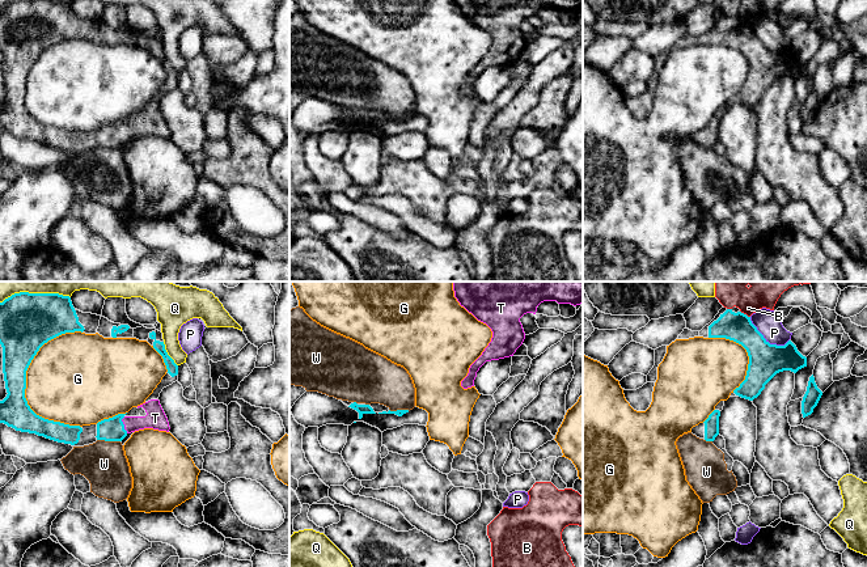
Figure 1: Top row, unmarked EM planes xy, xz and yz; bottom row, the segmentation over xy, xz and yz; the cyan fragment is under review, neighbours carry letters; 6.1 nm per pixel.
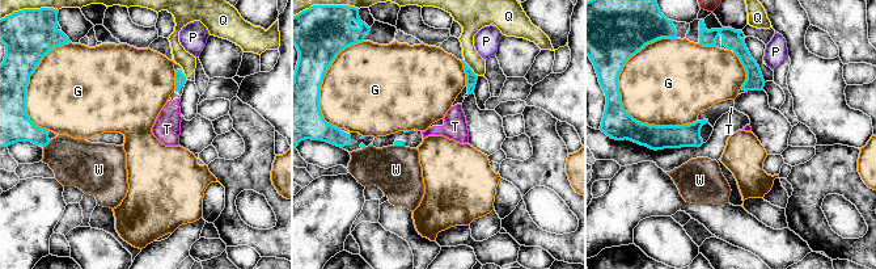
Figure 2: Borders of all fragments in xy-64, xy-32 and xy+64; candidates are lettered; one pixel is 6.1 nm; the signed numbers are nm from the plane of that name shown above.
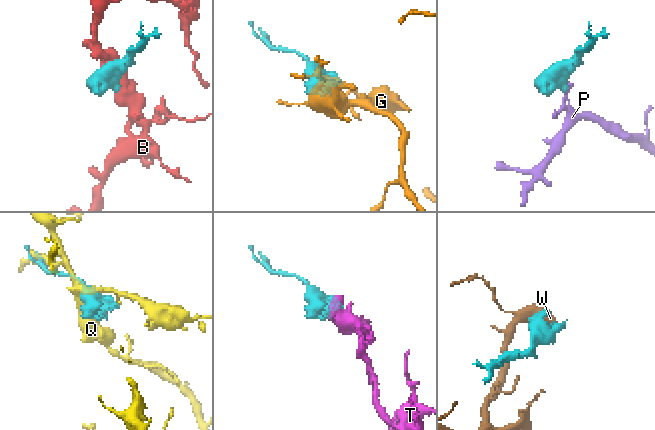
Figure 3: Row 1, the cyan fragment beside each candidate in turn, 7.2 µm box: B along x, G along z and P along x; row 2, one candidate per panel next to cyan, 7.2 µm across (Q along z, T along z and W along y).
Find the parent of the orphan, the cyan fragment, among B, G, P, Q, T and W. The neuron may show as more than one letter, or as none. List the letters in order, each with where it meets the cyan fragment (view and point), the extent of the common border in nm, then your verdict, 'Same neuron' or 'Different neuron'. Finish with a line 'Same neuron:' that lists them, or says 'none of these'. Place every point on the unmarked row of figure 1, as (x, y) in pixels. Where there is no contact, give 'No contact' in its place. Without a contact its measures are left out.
B: Touches cyan at yz (745, 21). Shared border 80 nm. Different neuron
G: Touches cyan at xy (25, 89). Shared border 600 nm. Different neuron
P: Touches cyan at yz (765, 46). Shared border 280 nm. Different neuron
Q: Touches cyan at xy (166, 60). Shared border 180 nm. Different neuron
T: Touches cyan at xy (123, 131). Shared border 110 nm. Same neuron
W: Touches cyan at xy (109, 147). Shared border 140 nm. Different neuron
Same neuron: T

